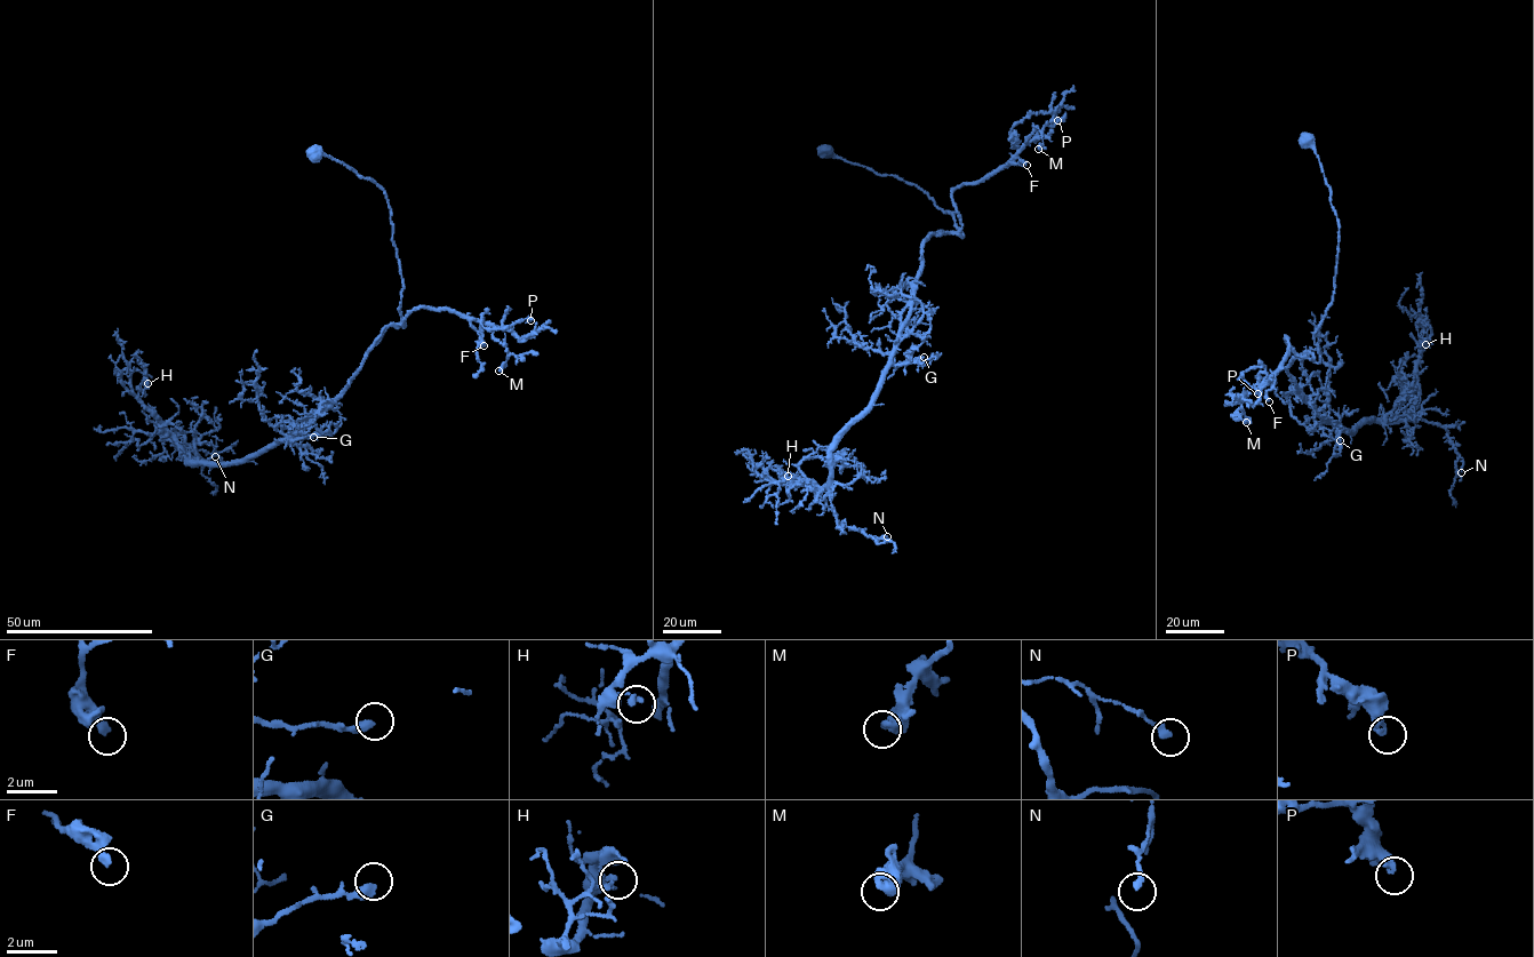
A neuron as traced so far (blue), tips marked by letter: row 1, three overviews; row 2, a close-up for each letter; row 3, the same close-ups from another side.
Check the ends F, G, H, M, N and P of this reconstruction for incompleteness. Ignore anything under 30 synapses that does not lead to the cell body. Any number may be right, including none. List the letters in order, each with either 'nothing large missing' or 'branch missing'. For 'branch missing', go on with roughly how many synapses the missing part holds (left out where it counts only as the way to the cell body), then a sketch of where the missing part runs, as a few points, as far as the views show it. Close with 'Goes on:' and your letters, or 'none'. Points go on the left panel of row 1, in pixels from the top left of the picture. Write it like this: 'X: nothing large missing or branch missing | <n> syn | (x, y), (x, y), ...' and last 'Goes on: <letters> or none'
F: nothing large missing
G: nothing large missing
H: nothing large missing
M: nothing large missing
N: nothing large missing
P: nothing large missing
Goes on: none

